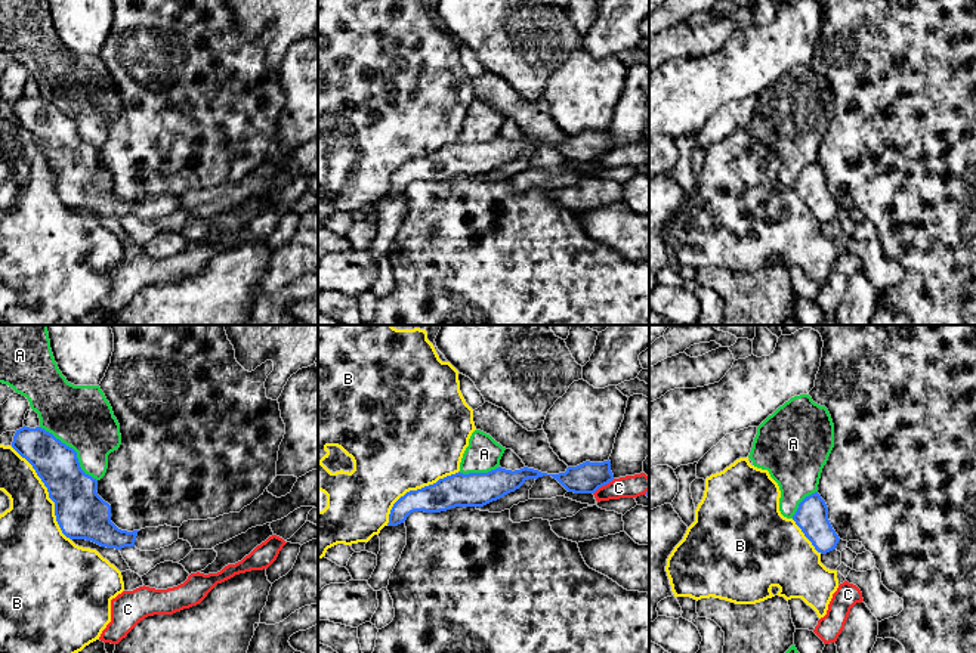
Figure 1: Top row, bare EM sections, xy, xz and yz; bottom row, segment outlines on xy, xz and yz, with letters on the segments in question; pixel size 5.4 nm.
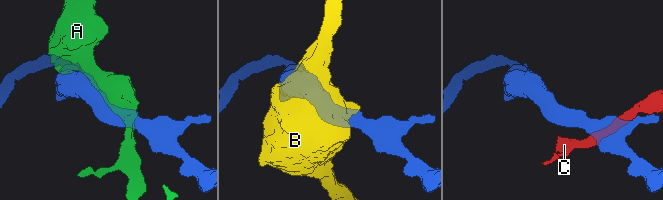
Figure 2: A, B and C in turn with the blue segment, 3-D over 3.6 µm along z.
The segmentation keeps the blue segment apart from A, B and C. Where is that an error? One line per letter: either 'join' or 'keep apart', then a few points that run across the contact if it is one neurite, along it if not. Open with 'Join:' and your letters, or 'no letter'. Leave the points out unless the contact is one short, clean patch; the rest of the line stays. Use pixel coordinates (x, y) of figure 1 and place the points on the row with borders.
Join: B
A: keep apart
B: join
C: keep apart

